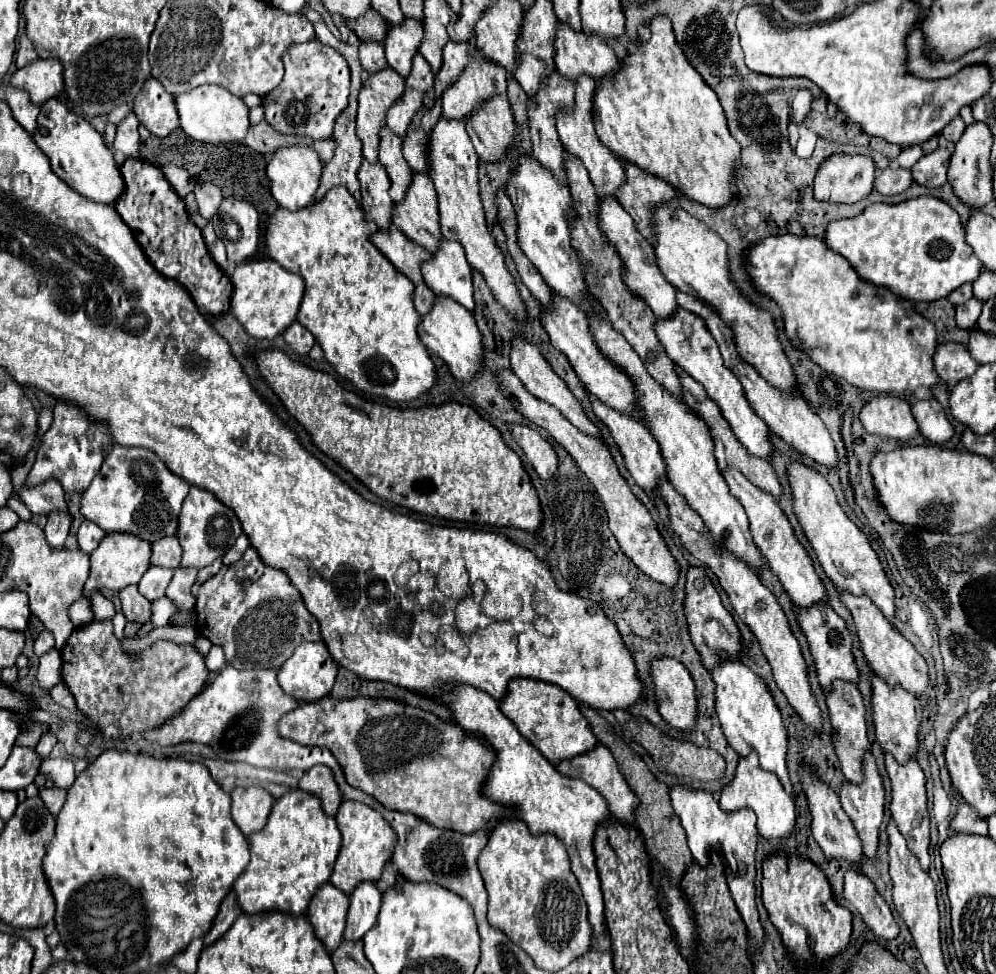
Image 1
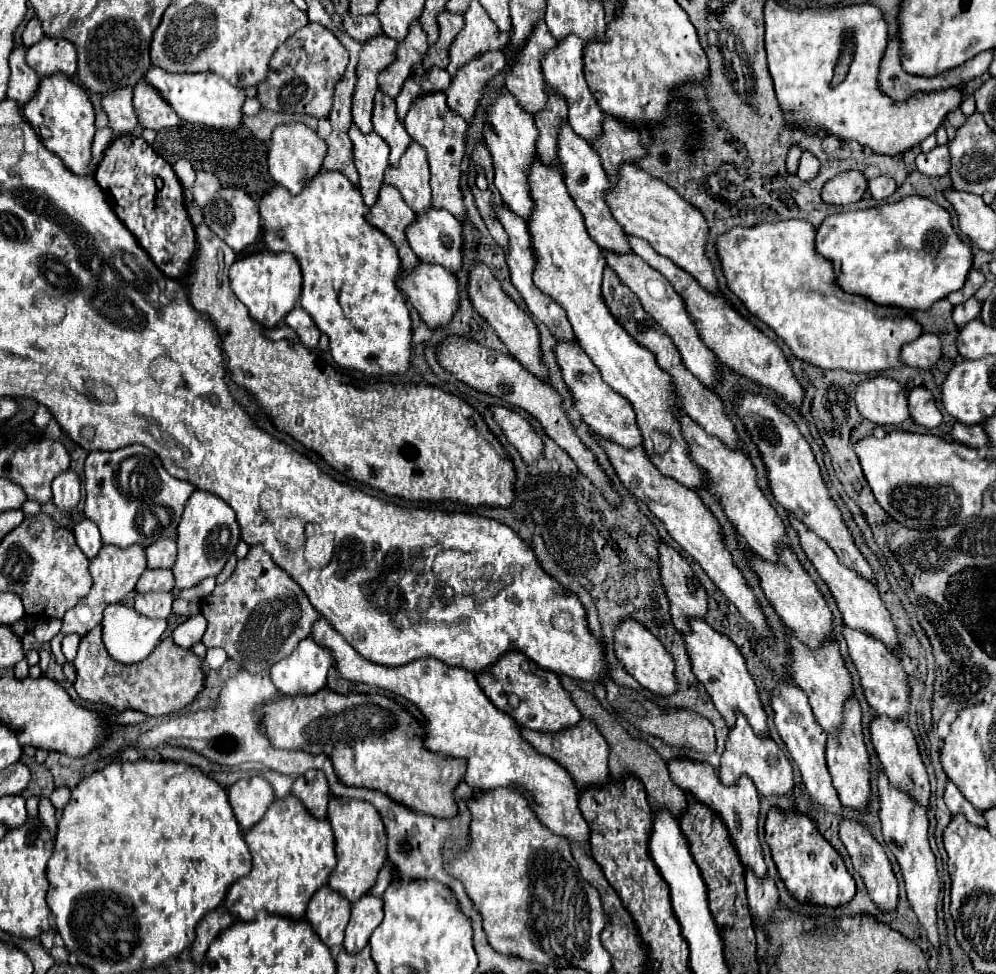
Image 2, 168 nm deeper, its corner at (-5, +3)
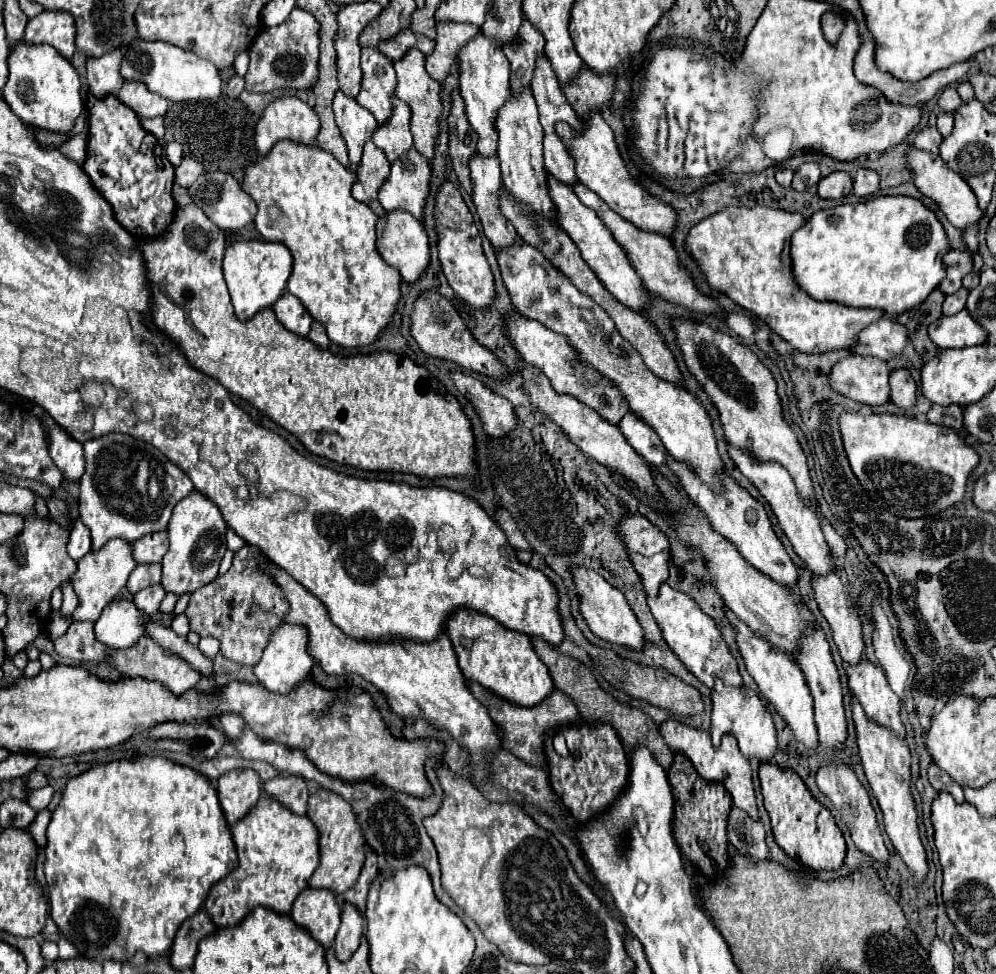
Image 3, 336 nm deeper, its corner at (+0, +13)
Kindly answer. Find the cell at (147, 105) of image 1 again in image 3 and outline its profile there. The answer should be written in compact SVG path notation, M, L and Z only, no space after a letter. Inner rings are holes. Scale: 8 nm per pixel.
M125 81L117 97L121 97L121 101L127 107L131 107L139 119L161 117L165 115L167 105L169 105L165 97L149 91L147 85L143 85L141 81Z

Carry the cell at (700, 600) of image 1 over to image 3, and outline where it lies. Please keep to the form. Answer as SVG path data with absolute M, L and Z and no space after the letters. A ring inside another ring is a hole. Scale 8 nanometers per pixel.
M627 513L627 517L623 517L619 521L617 533L621 535L621 539L623 539L625 547L627 547L629 561L631 561L633 569L639 573L645 591L651 597L655 597L655 591L659 591L659 585L663 581L667 581L667 577L669 577L669 569L667 569L667 563L669 563L669 541L667 541L667 537L649 519L645 519L643 515L631 515L631 513Z

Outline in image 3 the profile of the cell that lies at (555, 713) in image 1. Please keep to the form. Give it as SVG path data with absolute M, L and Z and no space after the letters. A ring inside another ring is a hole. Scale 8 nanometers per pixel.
M455 609L455 613L447 617L443 629L453 643L459 667L467 679L477 681L517 705L535 705L535 701L543 701L543 697L551 693L553 685L547 667L531 649L531 641L525 633L511 631L495 623L495 619L471 609Z

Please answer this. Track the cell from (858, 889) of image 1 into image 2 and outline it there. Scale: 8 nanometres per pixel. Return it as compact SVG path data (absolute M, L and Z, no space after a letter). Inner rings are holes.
M842 819L840 821L840 839L842 839L844 847L850 853L850 859L852 859L854 869L858 871L858 875L864 881L864 887L868 891L868 897L884 913L894 915L896 913L896 907L898 907L898 881L896 881L894 873L892 873L892 865L890 865L890 861L888 861L882 845L870 835L870 831L868 831L868 827L864 823L858 823L858 821L852 821L852 819Z

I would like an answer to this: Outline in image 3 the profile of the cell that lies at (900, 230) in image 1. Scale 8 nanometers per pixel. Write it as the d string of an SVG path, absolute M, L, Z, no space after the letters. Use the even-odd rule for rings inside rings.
M873 197L855 205L837 205L815 213L791 237L791 273L799 289L819 301L837 301L847 307L879 309L901 315L921 305L943 279L943 253L949 251L943 225L931 209L913 197Z

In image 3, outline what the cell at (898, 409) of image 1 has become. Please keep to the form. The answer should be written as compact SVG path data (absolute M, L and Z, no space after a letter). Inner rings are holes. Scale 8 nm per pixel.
M849 355L831 367L829 383L839 395L867 405L889 401L889 367L883 359Z

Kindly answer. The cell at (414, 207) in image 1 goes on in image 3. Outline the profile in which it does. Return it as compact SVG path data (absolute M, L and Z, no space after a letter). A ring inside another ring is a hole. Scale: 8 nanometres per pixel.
M391 97L391 117L377 125L375 133L373 133L373 141L375 145L379 145L389 161L399 159L403 153L407 153L413 147L413 137L411 137L411 129L409 129L409 109L407 105L403 105L403 101L399 97Z

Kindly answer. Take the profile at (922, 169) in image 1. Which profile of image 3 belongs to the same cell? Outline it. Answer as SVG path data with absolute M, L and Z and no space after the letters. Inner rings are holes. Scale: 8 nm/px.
M925 127L915 135L915 145L923 151L931 151L931 153L939 153L939 145L941 145L943 137L937 131L937 127Z

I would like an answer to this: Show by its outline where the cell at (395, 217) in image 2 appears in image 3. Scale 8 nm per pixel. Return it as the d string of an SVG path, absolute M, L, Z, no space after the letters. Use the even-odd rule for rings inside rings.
M369 139L369 141L363 145L361 163L355 167L357 183L353 185L351 193L353 193L353 197L355 197L357 201L363 201L363 203L371 205L377 215L383 215L383 213L385 213L385 209L379 205L377 193L379 193L381 183L387 179L389 165L391 165L391 163L387 161L385 153Z

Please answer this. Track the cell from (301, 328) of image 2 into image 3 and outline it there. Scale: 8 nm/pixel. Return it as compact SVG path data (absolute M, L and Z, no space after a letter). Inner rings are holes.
M283 293L275 305L273 305L273 311L277 315L277 319L293 333L305 337L309 333L309 327L311 327L311 315L307 313L307 309L303 309L301 301L291 295L291 293Z

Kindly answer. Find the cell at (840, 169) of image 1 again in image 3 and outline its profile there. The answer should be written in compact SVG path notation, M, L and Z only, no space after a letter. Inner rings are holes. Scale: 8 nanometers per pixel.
M833 171L831 175L827 175L819 181L817 189L819 189L819 197L823 197L823 199L841 199L851 193L853 179L845 171Z

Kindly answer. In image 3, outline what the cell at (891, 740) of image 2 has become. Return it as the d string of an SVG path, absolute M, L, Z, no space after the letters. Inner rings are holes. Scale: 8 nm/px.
M863 657L859 665L849 663L845 671L849 677L849 689L861 701L865 713L879 721L879 725L895 729L895 733L905 739L905 727L899 719L899 697L889 687L883 669Z

